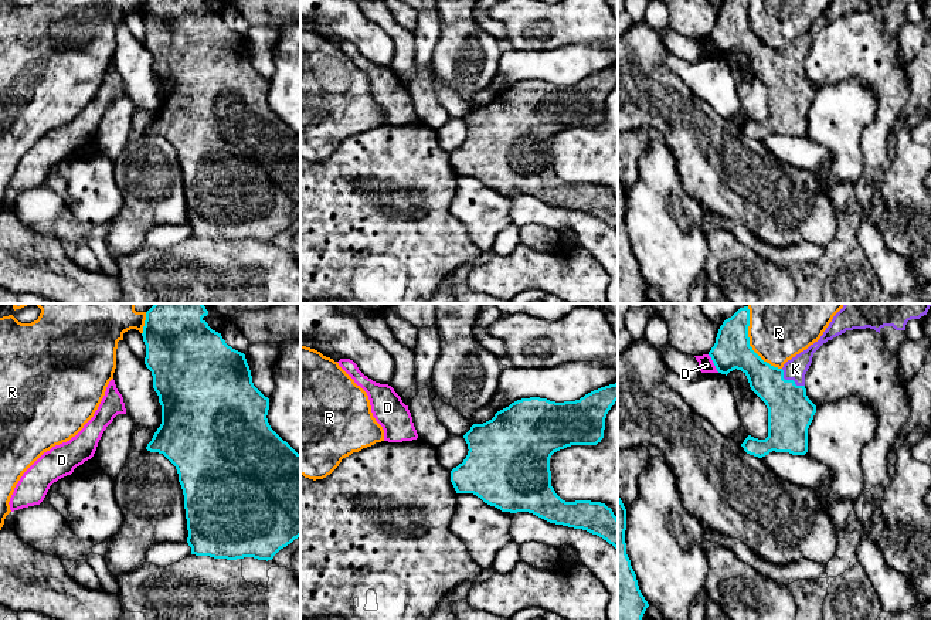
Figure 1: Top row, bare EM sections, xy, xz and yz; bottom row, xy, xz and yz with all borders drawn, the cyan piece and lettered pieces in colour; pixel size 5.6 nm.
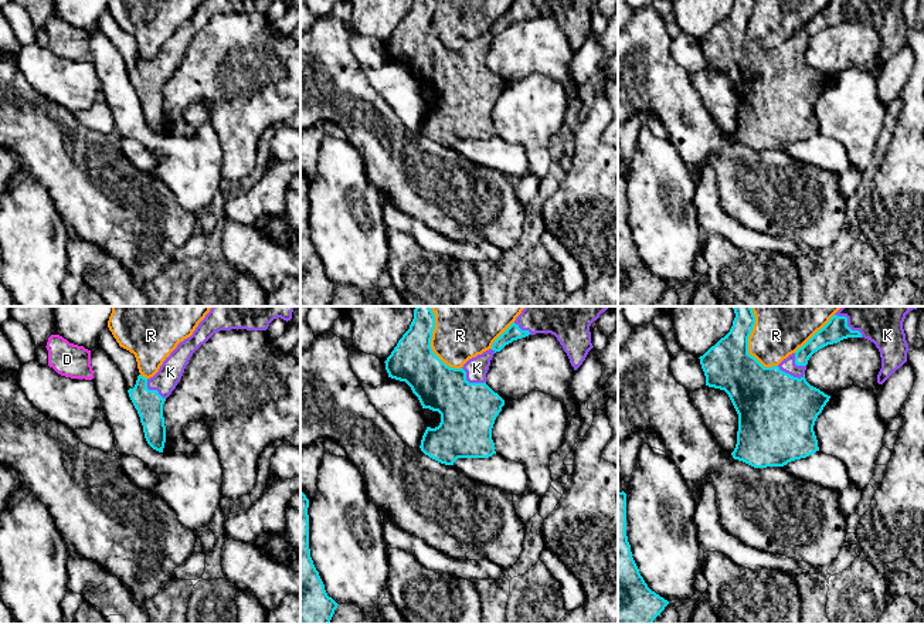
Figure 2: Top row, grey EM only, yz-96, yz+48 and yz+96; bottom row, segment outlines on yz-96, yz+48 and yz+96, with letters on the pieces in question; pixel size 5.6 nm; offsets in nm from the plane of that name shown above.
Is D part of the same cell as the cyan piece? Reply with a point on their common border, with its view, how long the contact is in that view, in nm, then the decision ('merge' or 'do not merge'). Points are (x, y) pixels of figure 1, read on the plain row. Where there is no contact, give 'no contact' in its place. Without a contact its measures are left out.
yz (713, 44) | 120 nm | do not merge

